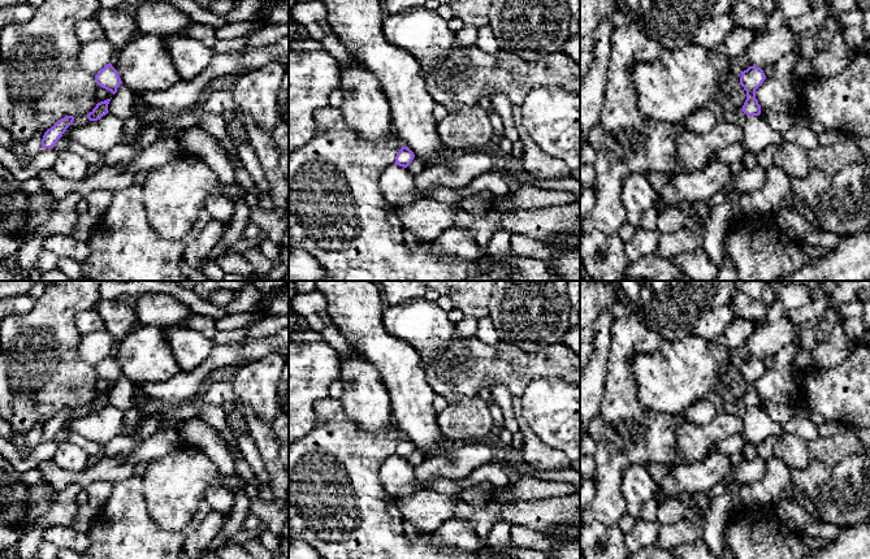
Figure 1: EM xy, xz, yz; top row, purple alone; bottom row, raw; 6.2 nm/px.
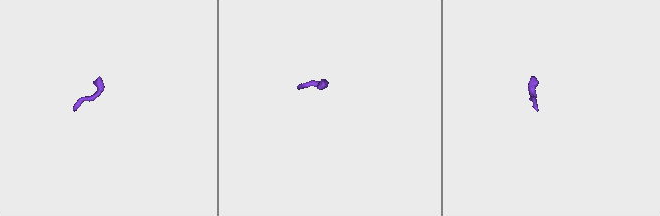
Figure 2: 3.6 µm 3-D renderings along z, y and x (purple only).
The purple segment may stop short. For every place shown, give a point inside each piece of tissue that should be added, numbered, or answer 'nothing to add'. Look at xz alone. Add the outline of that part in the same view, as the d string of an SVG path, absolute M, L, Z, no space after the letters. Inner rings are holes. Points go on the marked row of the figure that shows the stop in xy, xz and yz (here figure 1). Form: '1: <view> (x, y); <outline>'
nothing to add

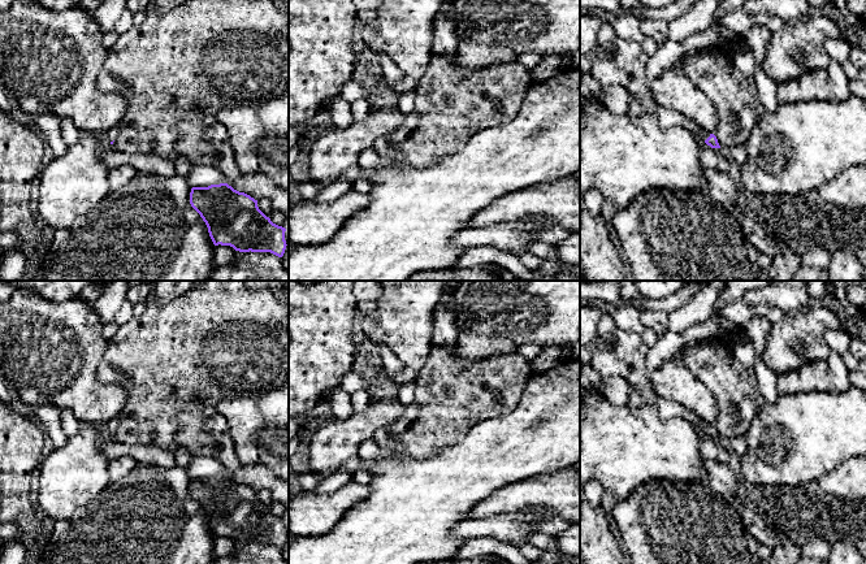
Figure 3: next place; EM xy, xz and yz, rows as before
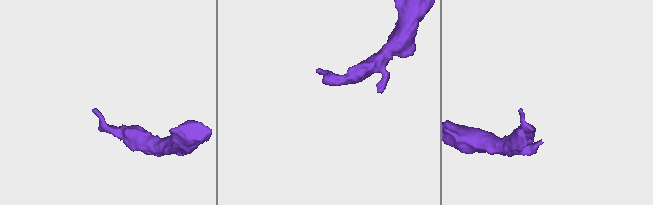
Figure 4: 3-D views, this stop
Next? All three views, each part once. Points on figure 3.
1: yz (666, 117); M655 104L654 108L649 112L657 118L659 126L663 130L674 126L683 126L689 130L696 138L703 142L710 136L710 134L703 130L698 123L676 110Z

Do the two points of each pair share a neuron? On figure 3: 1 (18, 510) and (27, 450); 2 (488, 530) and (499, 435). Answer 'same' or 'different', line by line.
1: same
2: different

